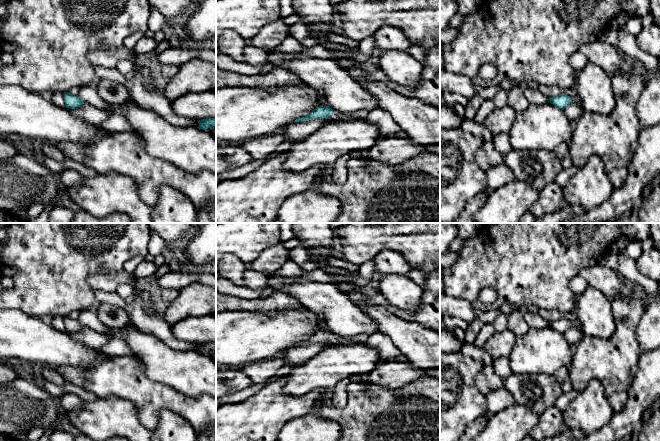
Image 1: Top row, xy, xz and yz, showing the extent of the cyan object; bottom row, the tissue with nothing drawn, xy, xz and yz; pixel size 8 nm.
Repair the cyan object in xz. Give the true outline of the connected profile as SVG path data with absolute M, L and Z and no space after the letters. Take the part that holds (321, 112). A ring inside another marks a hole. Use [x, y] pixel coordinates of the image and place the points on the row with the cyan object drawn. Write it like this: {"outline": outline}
{"outline": "M319 106L315 108L309 115L297 118L292 124L287 126L286 139L292 142L308 137L321 127L327 124L329 116L335 110L330 106Z"}

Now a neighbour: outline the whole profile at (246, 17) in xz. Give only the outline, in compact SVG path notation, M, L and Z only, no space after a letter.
M216 0L216 45L225 30L233 30L248 40L256 36L264 25L280 18L280 0Z

